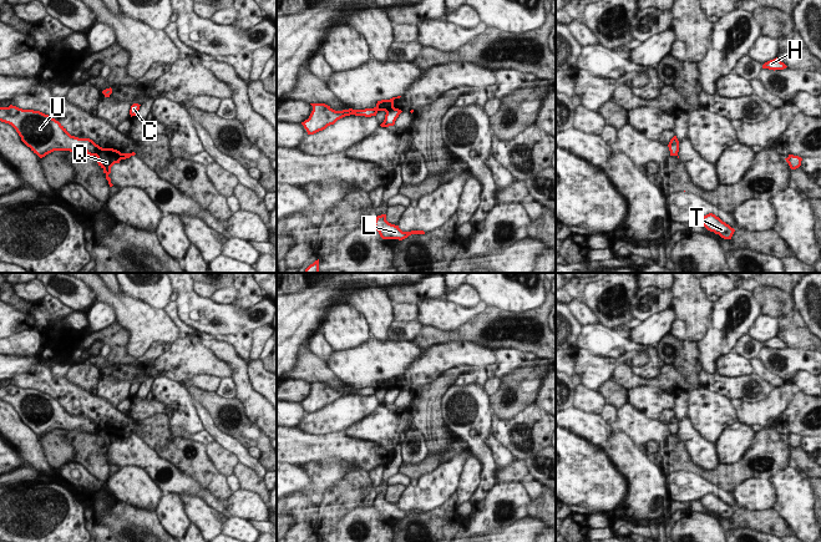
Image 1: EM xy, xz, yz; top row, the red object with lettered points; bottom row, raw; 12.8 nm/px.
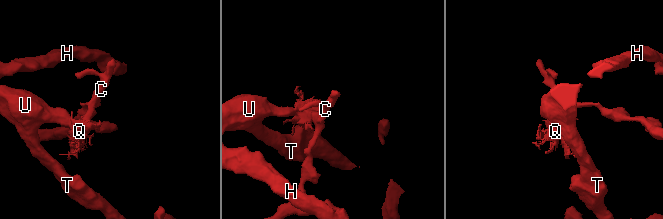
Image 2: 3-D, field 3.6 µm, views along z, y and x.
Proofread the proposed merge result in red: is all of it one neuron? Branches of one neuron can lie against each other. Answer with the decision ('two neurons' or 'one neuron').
two neurons

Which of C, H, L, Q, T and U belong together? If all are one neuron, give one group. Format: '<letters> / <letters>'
C L Q / H T U

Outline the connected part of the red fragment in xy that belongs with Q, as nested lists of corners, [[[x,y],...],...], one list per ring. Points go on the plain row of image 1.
[[[97,424],[97,427],[96,427],[95,432],[85,431],[85,434],[97,436],[97,439],[98,439],[97,442],[103,449],[103,452],[106,454],[106,459],[108,460],[110,466],[112,466],[113,464],[111,462],[111,457],[108,456],[108,454],[111,452],[111,446],[115,442],[120,442],[121,439],[130,437],[131,435],[135,435],[136,432],[135,431],[132,431],[132,432],[121,432],[117,429],[102,427]]]

